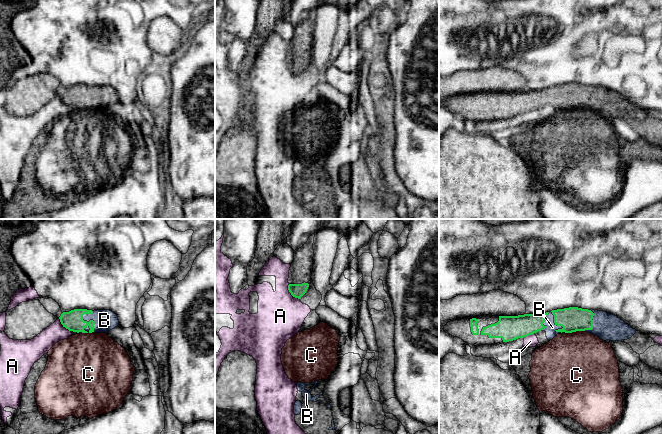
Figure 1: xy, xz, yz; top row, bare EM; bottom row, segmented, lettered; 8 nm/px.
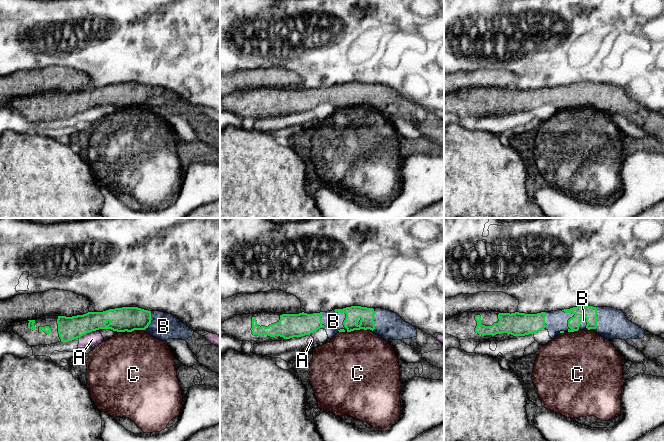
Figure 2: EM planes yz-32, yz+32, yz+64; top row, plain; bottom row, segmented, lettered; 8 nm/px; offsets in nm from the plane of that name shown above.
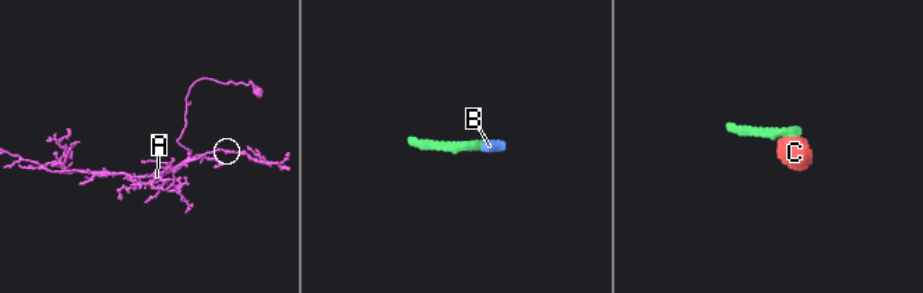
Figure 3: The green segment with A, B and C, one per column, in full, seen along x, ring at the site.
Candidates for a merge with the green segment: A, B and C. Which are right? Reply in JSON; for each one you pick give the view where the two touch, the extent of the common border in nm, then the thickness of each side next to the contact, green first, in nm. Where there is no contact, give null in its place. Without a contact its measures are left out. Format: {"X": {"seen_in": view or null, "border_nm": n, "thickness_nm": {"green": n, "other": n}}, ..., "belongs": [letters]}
{"B": {"seen_in": "yz", "border_nm": 220, "thickness_nm": {"green": 200, "other": 80}}, "belongs": ["B"]}

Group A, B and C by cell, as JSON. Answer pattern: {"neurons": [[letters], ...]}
{"neurons": [["A"], ["B"], ["C"]]}

